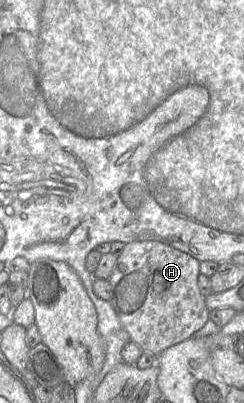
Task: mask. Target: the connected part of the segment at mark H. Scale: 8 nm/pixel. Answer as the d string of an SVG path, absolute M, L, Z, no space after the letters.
M136 241L125 245L108 278L112 288L109 302L128 332L130 341L135 342L143 352L158 356L167 348L191 338L207 323L210 311L198 288L199 268L198 260L159 241Z

